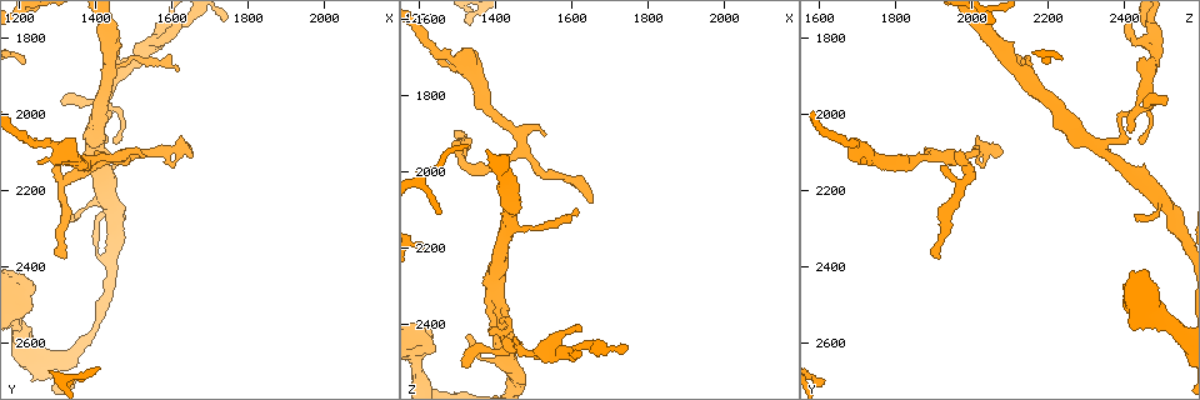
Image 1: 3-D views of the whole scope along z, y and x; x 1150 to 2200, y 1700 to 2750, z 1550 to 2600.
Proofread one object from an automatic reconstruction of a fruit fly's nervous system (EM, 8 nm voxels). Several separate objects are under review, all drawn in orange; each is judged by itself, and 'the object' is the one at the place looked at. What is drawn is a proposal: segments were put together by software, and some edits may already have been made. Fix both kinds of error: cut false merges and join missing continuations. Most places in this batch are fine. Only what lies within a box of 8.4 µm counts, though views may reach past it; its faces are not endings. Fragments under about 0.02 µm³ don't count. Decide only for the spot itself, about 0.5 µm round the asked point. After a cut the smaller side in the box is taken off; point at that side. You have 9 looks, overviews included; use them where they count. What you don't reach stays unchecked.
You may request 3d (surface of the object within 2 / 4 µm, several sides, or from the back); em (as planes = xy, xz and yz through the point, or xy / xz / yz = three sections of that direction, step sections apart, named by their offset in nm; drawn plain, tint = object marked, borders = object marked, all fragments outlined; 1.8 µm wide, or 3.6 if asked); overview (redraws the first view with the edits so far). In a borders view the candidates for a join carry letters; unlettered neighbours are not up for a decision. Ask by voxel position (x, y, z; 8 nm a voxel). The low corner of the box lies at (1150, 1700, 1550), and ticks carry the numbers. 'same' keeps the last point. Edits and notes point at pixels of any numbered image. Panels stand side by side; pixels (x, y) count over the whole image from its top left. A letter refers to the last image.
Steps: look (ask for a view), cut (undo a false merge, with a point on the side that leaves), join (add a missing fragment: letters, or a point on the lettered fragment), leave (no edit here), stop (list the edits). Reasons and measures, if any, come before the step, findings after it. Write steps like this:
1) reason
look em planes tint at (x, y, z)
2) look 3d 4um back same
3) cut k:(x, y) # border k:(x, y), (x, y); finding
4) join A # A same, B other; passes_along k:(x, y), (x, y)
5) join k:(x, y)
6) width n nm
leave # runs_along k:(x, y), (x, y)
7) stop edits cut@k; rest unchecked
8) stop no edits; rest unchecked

abrupt turn
look em planes borders at (1435, 1985, 2455)

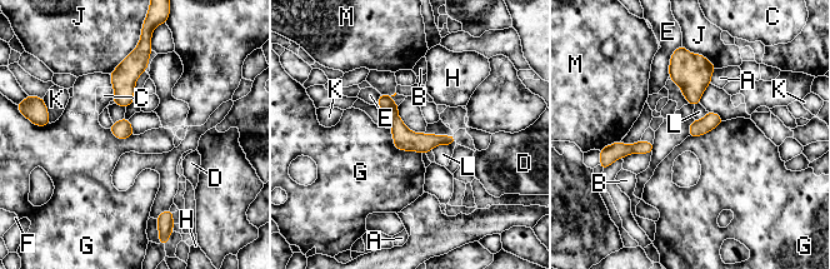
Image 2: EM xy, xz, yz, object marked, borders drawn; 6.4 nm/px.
cut 2:(385, 101) # A other, B other, C other, D other, E other, F other, G other, H other, J other, K other, L other, M other; border 2:(393, 101), (389, 109); two neurons meet here

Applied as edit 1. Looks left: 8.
branch stops here
look em planes tint at (1650, 2100, 2080)

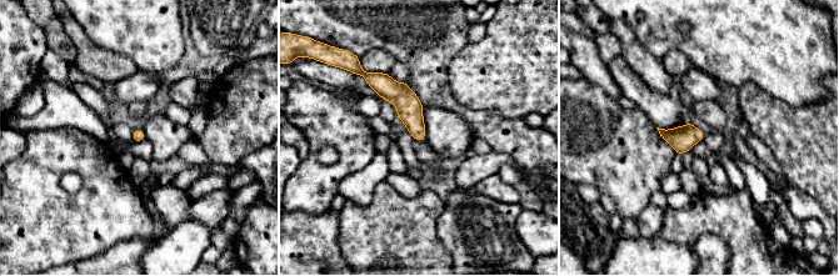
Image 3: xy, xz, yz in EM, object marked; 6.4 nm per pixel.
what lies round it
look em planes borders same

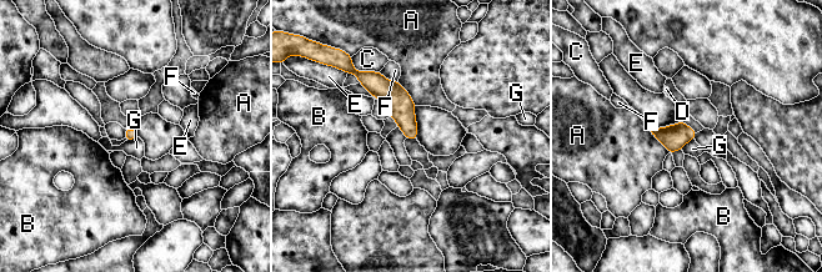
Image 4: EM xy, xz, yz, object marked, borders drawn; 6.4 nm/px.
leave # A other, B other, C other, D other, E other, F other, G other; border 4:(693, 139), (681, 149); none of them fits

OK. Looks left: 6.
look overview

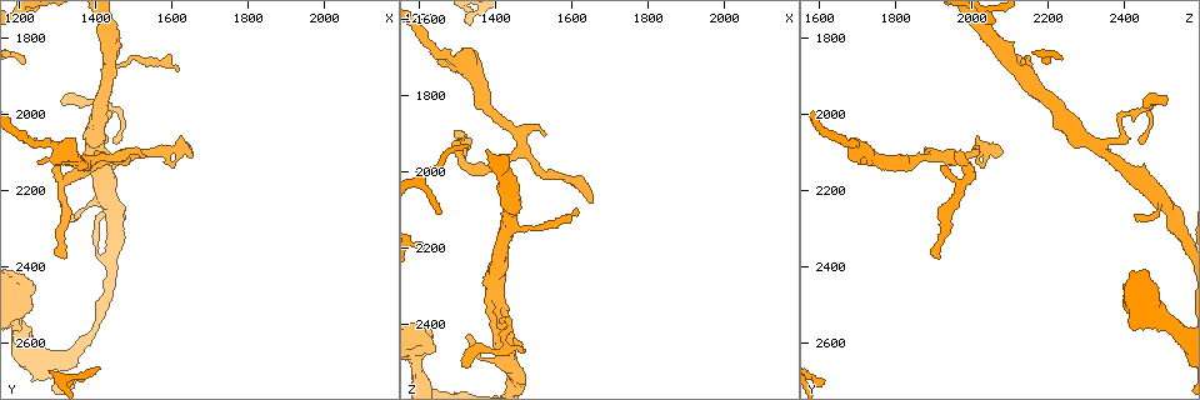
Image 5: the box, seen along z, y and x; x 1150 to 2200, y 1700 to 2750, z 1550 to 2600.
tapers out
look 3d 4um at (1320, 2375, 1910)

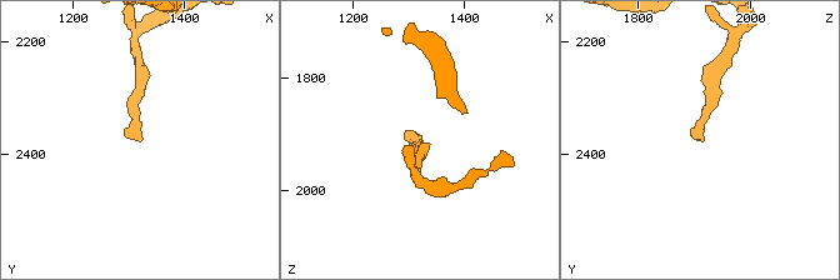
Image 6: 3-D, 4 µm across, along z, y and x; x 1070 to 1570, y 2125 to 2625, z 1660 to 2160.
shape alone is not enough
look em planes borders at (1320, 2375, 1910)

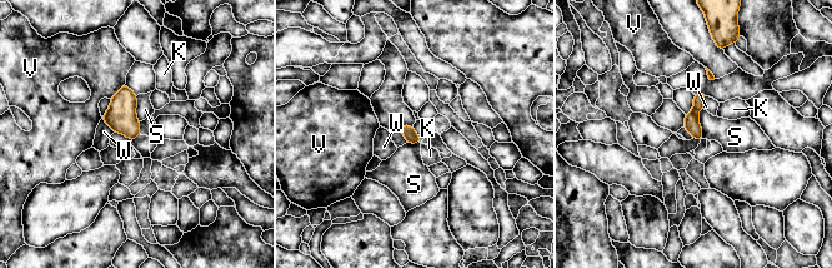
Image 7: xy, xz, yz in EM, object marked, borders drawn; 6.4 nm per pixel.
longest_contact S 190 nm
leave # K other, S other, V other, W other; border 7:(701, 109), (698, 123), (705, 138); none of them fits

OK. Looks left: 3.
stop edits cut@2; rest unchecked

